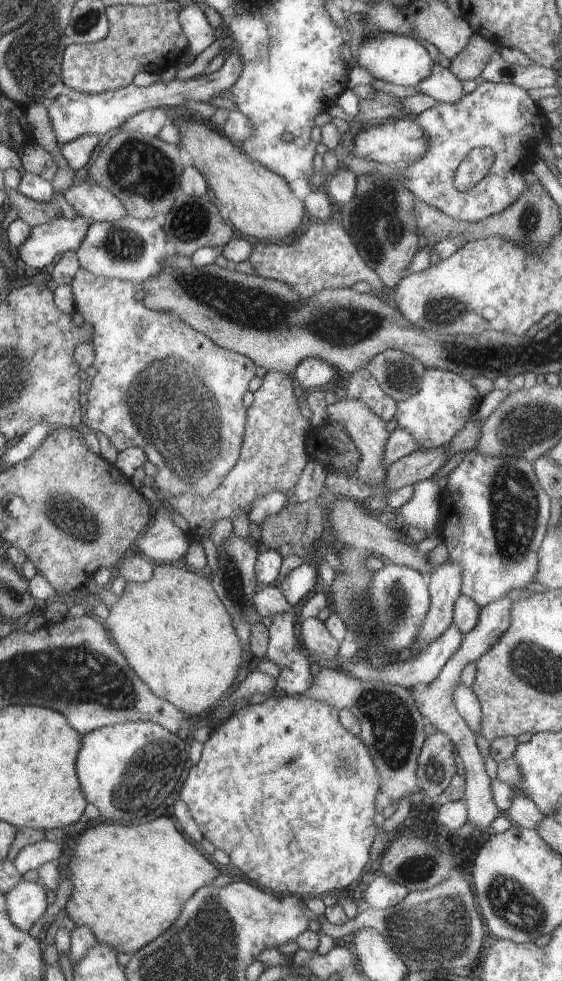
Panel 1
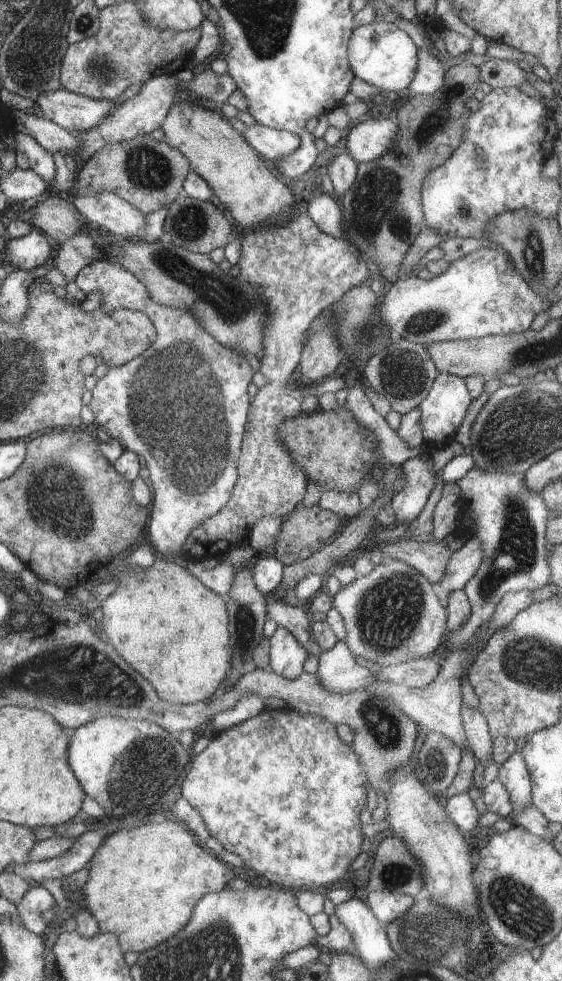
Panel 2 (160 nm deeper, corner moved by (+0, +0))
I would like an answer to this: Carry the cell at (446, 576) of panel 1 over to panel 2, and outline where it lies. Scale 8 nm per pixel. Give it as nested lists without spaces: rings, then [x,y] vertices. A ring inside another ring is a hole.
[[[476,537],[465,540],[463,546],[452,553],[440,586],[448,592],[463,589],[476,574],[484,560],[482,541]]]

